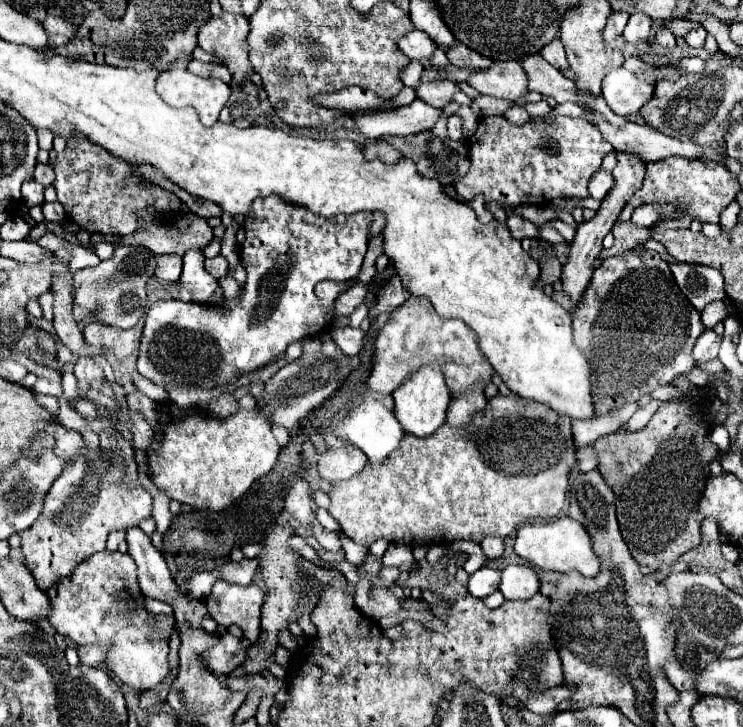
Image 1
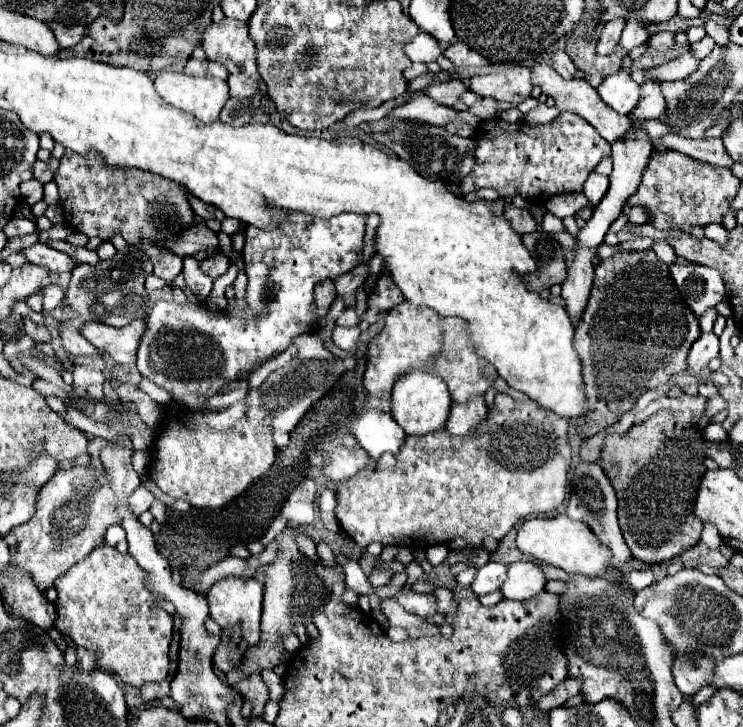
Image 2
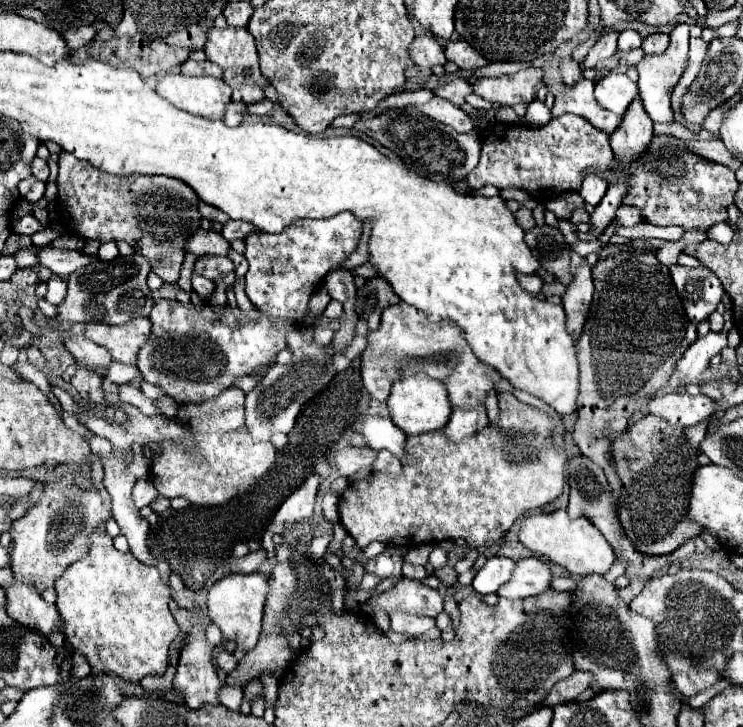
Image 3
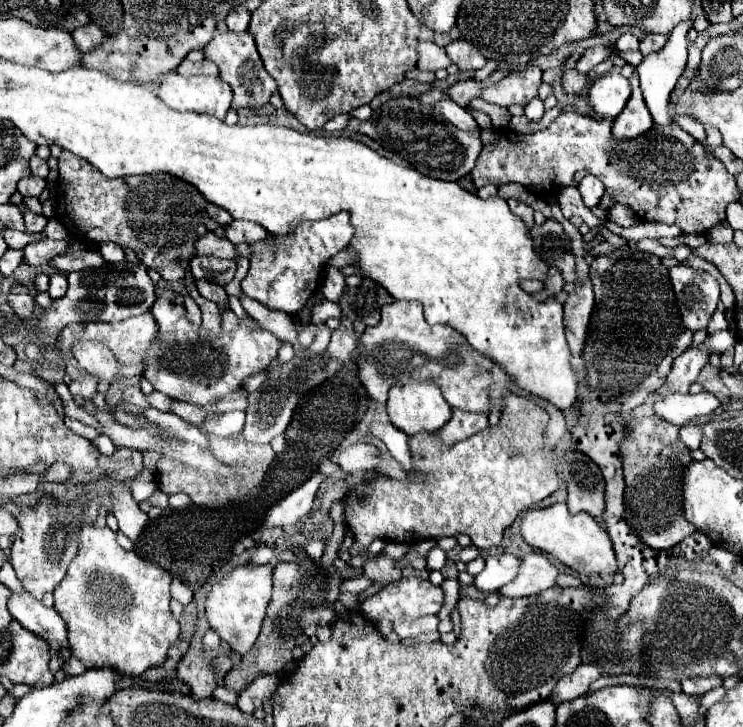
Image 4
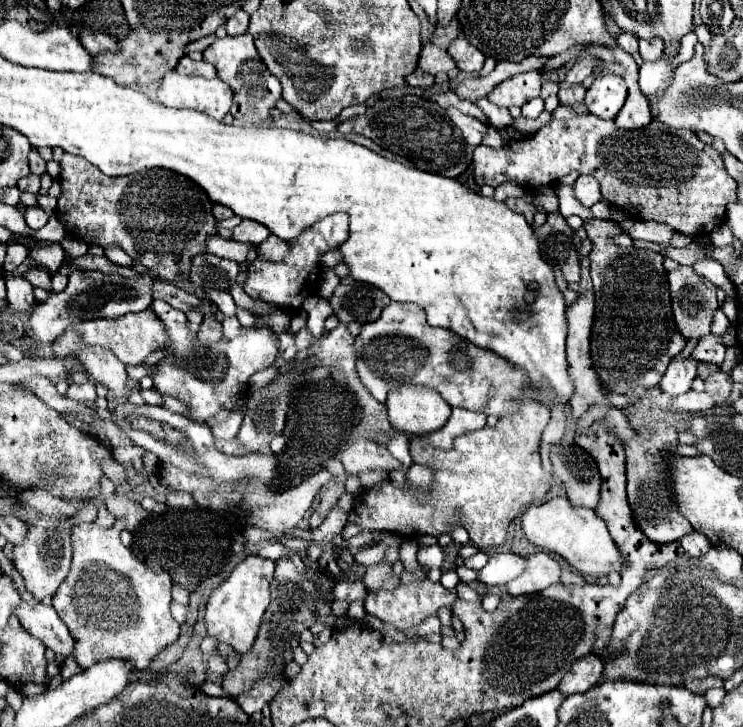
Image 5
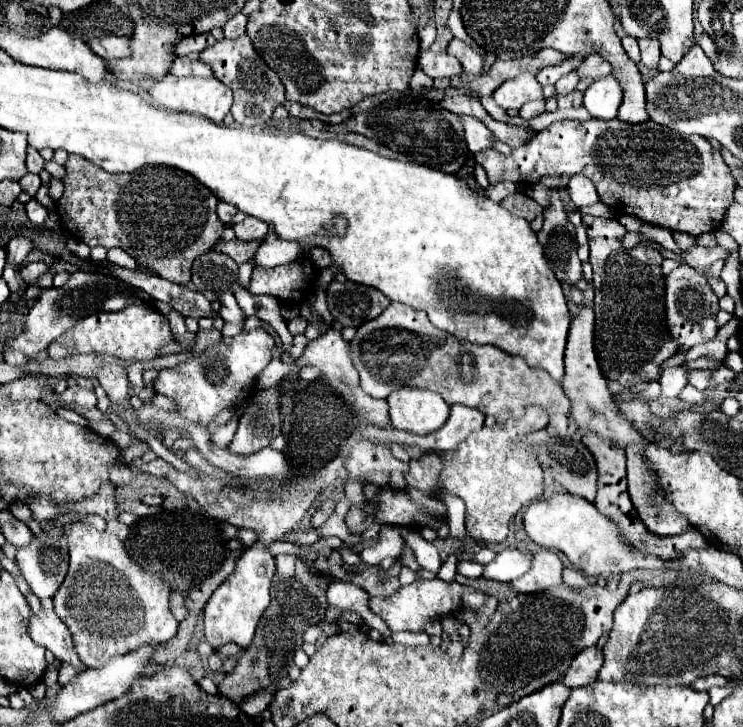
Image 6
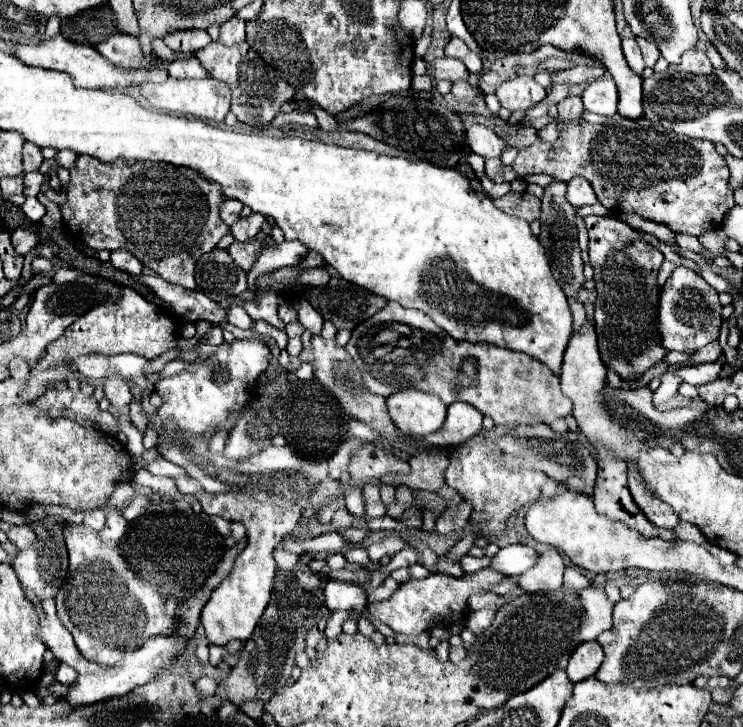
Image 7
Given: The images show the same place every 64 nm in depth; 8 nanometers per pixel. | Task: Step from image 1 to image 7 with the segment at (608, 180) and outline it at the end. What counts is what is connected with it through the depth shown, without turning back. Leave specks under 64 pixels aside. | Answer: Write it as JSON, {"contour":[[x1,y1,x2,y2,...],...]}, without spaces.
{"contour":[[572,178,568,182,568,190,566,190,566,200,574,206,574,208,580,208,580,206,592,206,598,202,598,198,594,196,594,190,590,188,590,184,582,178]]}

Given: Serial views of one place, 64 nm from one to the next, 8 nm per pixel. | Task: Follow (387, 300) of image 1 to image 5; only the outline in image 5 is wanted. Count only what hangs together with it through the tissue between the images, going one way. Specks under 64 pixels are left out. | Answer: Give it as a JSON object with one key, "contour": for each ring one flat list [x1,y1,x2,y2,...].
{"contour":[[354,282,350,286,338,284,328,302,334,310,334,316,340,322,366,324,366,322,378,320,380,312,392,300,386,294,382,294,376,286,370,286,364,282]]}

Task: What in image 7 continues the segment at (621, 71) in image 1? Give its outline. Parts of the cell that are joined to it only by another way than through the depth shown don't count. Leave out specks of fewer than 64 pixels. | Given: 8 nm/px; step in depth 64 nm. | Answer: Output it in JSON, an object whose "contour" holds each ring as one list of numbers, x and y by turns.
{"contour":[[604,76,598,80,592,80,588,84,588,88,582,94,582,102,584,108,588,112,600,114,600,116,612,116,616,114,616,106,618,106,618,90,612,78]]}

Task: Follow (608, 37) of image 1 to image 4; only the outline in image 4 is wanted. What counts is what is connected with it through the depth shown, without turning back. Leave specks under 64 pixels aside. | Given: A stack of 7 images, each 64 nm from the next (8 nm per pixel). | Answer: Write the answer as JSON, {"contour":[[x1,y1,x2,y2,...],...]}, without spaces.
{"contour":[[594,46,594,48,590,48,590,50,586,50,584,52,584,56,578,60,578,64,576,64,576,70,580,72,580,74,588,74,596,64,600,64,600,62,604,62,606,58,608,58,608,54,612,52,612,48,610,46]]}

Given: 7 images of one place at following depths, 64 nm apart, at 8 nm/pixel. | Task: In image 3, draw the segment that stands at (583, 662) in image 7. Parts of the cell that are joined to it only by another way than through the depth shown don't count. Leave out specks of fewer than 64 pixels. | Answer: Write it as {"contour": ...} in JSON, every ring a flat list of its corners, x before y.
{"contour":[[576,670,572,676,568,676,566,680,560,680,558,684,554,684,554,688,550,690,550,694,546,696,544,700,544,706,558,706,558,704,564,704,564,702,572,702,576,700,592,682,592,672,582,672,582,670]]}

